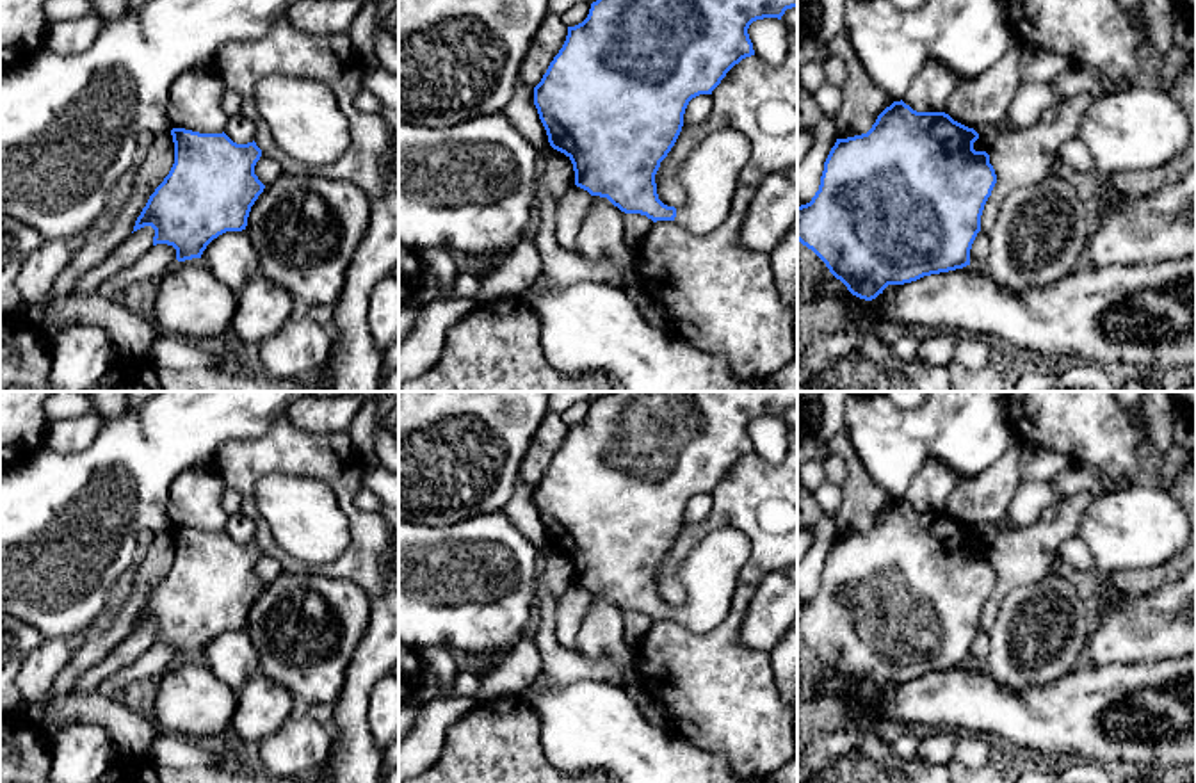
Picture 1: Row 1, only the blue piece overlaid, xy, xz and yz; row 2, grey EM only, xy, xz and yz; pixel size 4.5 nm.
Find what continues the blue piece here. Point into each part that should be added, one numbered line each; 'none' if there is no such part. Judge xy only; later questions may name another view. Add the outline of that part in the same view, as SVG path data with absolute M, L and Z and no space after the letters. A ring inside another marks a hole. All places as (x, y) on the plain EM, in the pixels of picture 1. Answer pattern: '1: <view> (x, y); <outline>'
none

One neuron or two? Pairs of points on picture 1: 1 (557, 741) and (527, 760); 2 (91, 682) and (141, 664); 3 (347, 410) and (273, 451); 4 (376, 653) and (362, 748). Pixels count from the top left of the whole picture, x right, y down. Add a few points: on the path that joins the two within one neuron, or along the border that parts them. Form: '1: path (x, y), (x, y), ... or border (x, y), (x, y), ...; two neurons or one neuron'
1: border (533, 710), (540, 723), (541, 753), (552, 764); two neurons
2: border (146, 650), (109, 675), (91, 693); two neurons
3: border (285, 415), (307, 431), (344, 431); two neurons
4: path (362, 677), (356, 689), (356, 725); one neuron

